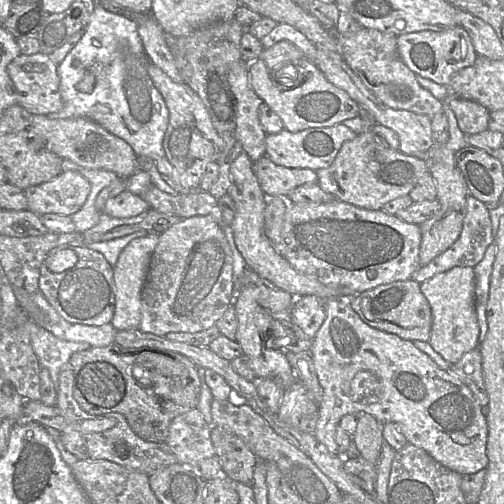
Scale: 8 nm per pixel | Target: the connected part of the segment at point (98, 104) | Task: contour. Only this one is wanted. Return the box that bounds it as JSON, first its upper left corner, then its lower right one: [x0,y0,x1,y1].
[46,3,169,161]

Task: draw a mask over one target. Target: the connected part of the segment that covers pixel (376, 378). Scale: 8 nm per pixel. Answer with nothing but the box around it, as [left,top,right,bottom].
[309,299,487,476]

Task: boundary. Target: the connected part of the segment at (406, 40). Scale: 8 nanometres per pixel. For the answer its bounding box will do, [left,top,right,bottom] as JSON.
[397,26,478,86]

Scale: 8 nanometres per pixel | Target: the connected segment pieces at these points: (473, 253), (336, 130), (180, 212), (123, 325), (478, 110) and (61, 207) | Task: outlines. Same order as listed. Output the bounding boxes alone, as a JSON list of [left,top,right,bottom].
[[412,195,495,284],[266,123,358,171],[142,185,221,225],[111,233,159,331],[446,97,490,135],[24,171,91,216]]

